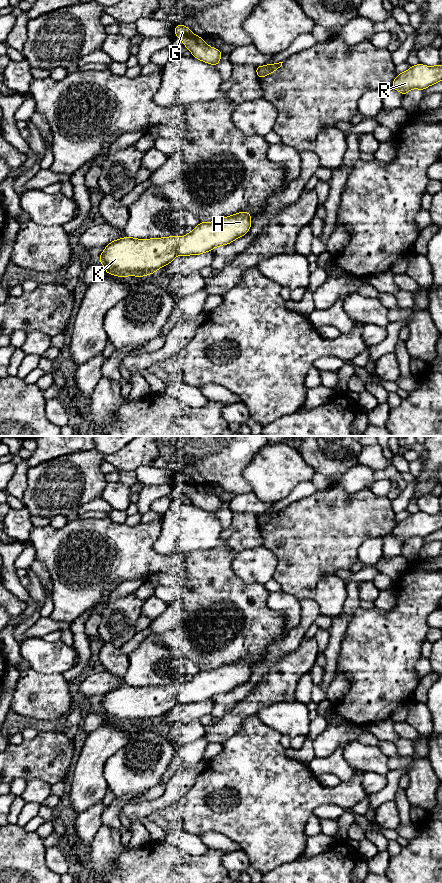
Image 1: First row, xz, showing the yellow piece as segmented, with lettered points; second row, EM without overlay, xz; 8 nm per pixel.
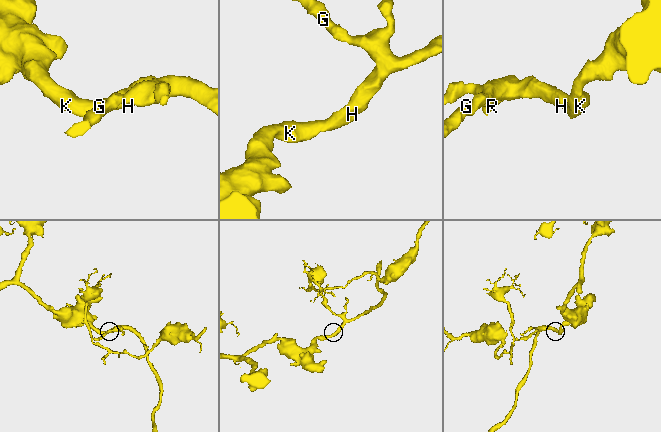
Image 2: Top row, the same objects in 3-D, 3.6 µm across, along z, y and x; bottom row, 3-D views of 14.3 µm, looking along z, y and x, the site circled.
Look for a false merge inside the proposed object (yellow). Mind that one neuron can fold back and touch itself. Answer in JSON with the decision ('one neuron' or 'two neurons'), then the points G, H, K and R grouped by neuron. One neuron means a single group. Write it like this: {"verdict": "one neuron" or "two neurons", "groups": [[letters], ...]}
{"verdict": "one neuron", "groups": [["G", "H", "K", "R"]]}

